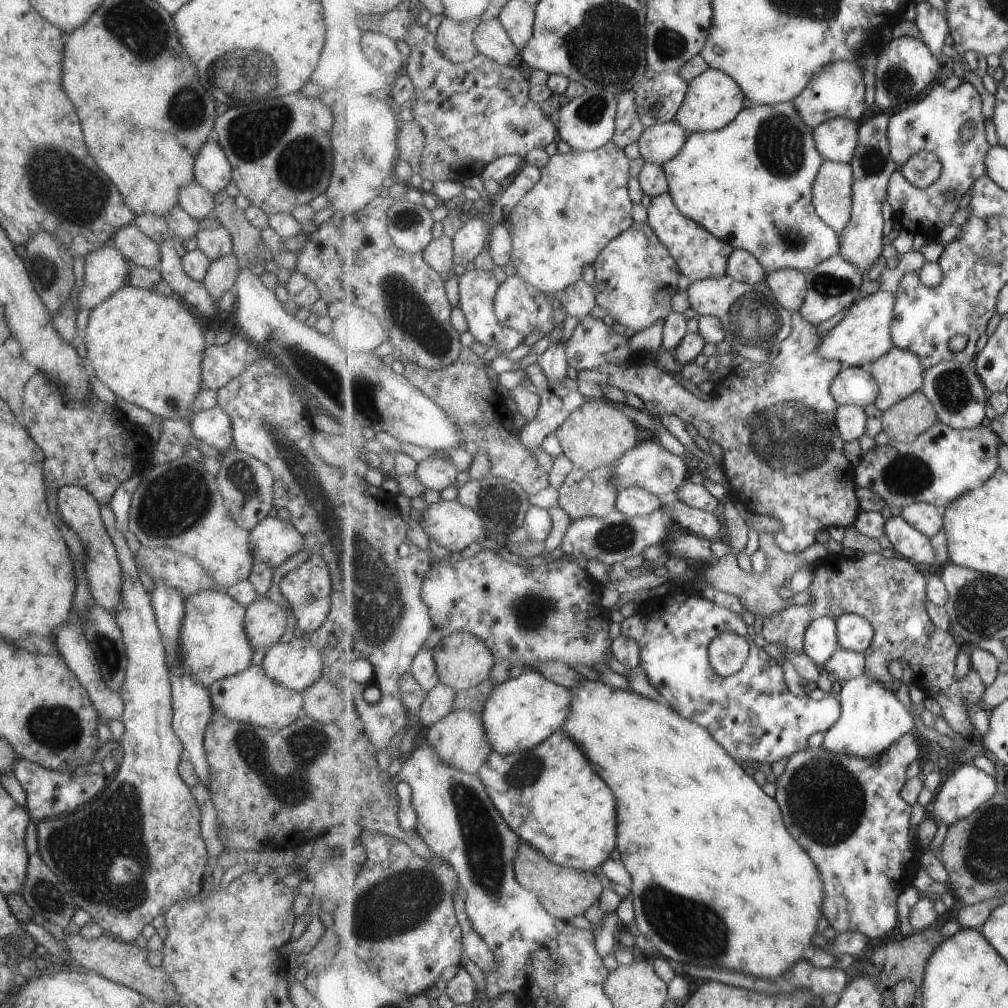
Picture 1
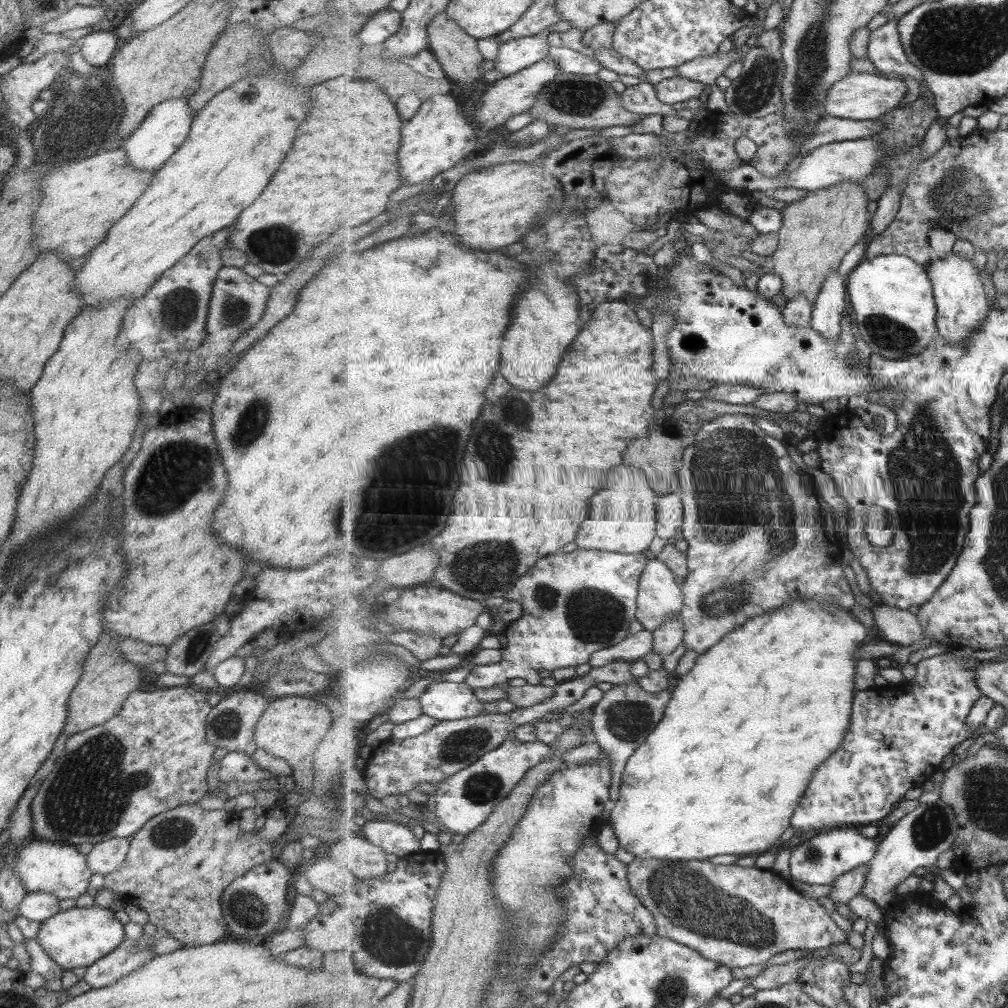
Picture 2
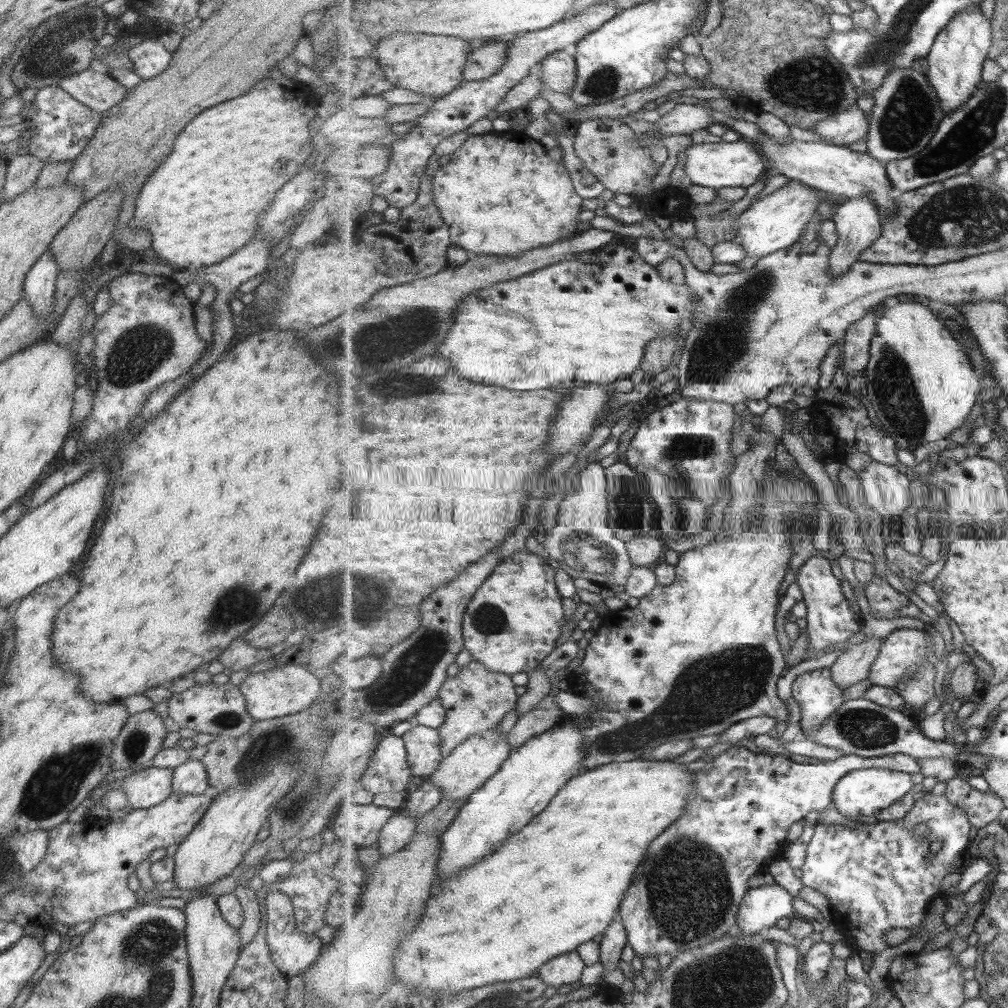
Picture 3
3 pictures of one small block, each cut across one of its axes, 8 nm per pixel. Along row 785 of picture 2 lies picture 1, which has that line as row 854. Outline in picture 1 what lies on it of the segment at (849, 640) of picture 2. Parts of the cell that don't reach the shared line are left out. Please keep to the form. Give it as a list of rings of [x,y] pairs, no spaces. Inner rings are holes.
[[[601,679],[585,680],[579,686],[571,688],[573,702],[571,714],[567,722],[561,726],[565,734],[569,734],[575,742],[582,746],[583,752],[590,758],[591,766],[603,774],[601,778],[614,791],[618,808],[618,849],[622,854],[622,863],[631,873],[632,894],[636,927],[656,950],[674,964],[693,964],[693,966],[709,966],[709,968],[727,968],[731,972],[743,972],[759,978],[777,978],[791,970],[799,960],[809,956],[813,946],[813,938],[819,932],[817,924],[823,916],[825,902],[825,884],[821,880],[819,868],[815,860],[803,850],[803,846],[793,838],[783,822],[782,806],[775,797],[765,794],[765,790],[757,784],[753,776],[743,770],[742,763],[733,758],[724,746],[721,746],[707,727],[680,715],[674,707],[663,706],[633,690],[621,690],[602,682]]]

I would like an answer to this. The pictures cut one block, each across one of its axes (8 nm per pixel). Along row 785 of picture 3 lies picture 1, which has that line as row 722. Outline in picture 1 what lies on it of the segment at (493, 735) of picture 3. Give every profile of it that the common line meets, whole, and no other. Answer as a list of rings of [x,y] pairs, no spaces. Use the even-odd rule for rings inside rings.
[[[454,710],[449,716],[445,716],[437,724],[428,728],[426,739],[447,764],[451,764],[467,774],[477,774],[493,751],[487,740],[487,730],[483,724],[482,713],[477,714],[471,710]]]

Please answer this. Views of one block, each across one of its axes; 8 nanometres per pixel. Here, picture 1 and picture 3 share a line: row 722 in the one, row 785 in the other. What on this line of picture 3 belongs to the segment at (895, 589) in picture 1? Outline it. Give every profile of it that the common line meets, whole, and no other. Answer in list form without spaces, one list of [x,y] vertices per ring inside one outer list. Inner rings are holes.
[[[955,777],[949,781],[944,792],[953,804],[962,808],[969,817],[972,826],[983,828],[999,818],[1001,810],[1005,810],[1006,804],[996,792],[980,792],[974,784],[969,784],[965,779]]]

